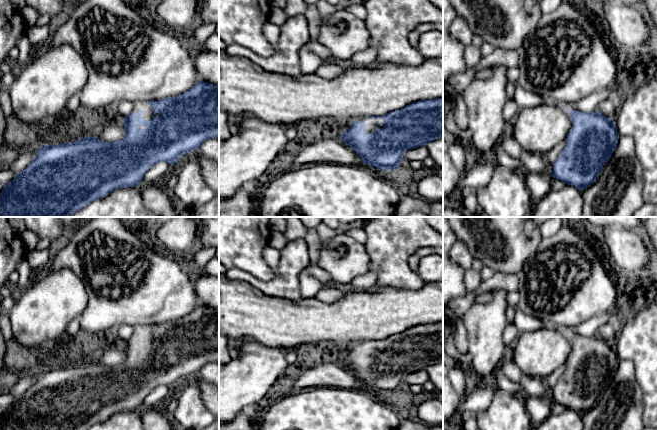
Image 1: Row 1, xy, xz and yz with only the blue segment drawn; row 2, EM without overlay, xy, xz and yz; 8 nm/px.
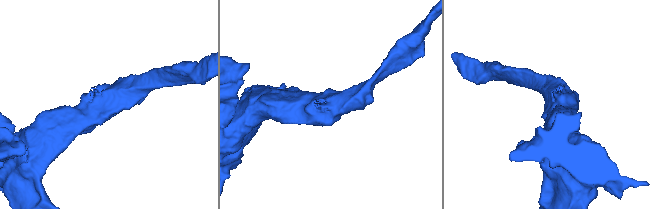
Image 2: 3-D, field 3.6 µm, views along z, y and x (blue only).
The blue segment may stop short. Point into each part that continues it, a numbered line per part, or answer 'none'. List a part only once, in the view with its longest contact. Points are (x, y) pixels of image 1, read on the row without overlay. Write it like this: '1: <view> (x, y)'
1: xz (371, 347)

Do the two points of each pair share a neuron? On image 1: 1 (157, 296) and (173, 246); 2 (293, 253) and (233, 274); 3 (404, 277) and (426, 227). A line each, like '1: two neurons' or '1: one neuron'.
1: two neurons
2: one neuron
3: one neuron

